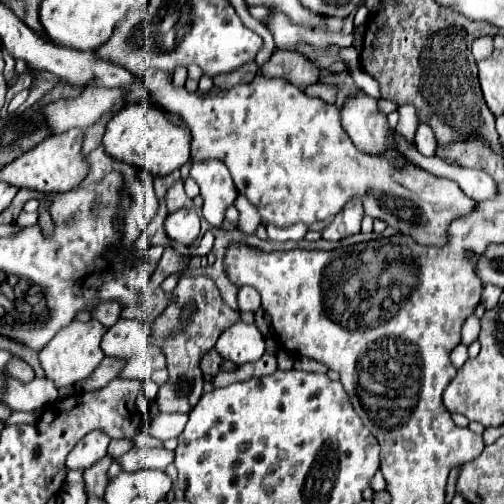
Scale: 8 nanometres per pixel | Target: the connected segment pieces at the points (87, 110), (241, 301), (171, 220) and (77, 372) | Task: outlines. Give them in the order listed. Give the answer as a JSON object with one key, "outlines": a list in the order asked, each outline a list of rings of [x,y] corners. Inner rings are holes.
{"outlines":[[[[88,86],[76,98],[44,106],[44,114],[52,132],[60,134],[70,128],[86,130],[98,124],[102,116],[120,112],[124,104],[124,90]]],[[[242,286],[238,292],[238,306],[240,306],[240,312],[256,312],[260,308],[258,290],[250,286]]],[[[194,210],[170,212],[164,220],[164,232],[168,238],[172,238],[184,246],[190,246],[194,240],[198,240],[200,218]]],[[[74,320],[70,326],[60,330],[38,354],[44,376],[50,378],[56,388],[74,386],[78,380],[88,378],[104,358],[104,354],[100,350],[100,340],[102,340],[104,332],[106,332],[106,328],[96,320],[90,320],[90,322]]]]}

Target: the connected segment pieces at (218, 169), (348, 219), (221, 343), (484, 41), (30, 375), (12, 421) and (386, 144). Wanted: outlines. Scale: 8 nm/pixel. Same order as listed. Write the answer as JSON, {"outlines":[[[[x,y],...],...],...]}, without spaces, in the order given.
{"outlines":[[[[218,160],[192,162],[190,176],[198,182],[200,196],[204,198],[202,216],[212,228],[222,228],[224,212],[238,195],[228,168]]],[[[354,198],[352,202],[348,202],[348,206],[340,214],[336,214],[334,222],[322,230],[322,238],[336,242],[352,234],[358,234],[362,218],[364,218],[364,210],[360,206],[360,200]]],[[[242,320],[224,330],[214,348],[224,360],[232,360],[238,366],[256,362],[266,352],[264,336],[260,334],[260,330],[254,324],[246,324]]],[[[484,36],[484,38],[478,38],[474,44],[472,44],[472,54],[476,60],[480,58],[488,58],[492,54],[494,46],[492,46],[492,36]]],[[[17,358],[7,363],[5,371],[11,377],[16,377],[20,381],[27,382],[35,378],[32,368],[27,363]]],[[[13,411],[8,420],[4,422],[5,426],[19,424],[34,424],[36,423],[38,414],[32,411]]],[[[364,92],[356,94],[354,98],[350,98],[344,108],[342,108],[342,126],[344,130],[348,132],[350,140],[356,144],[358,150],[370,154],[370,156],[384,156],[386,150],[398,150],[398,144],[396,144],[396,130],[392,130],[388,126],[388,120],[386,120],[386,114],[382,114],[378,110],[378,102],[370,96],[366,96]]]]}

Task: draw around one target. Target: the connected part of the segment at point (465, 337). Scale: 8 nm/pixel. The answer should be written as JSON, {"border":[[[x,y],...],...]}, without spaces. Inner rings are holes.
{"border":[[[470,316],[462,328],[462,344],[470,346],[480,334],[480,320],[476,316]]]}

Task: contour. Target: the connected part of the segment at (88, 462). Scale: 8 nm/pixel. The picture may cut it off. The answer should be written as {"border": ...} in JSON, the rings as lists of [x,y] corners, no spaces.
{"border":[[[100,430],[84,436],[66,458],[68,470],[86,470],[86,468],[94,466],[100,458],[106,456],[108,442],[110,442],[110,438]]]}

